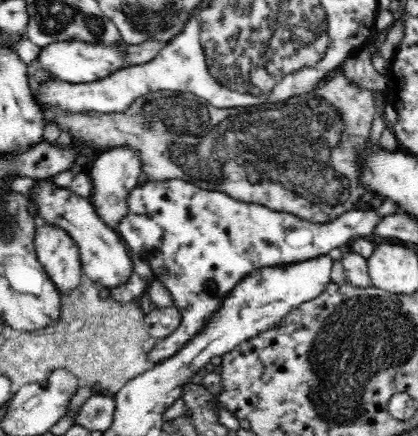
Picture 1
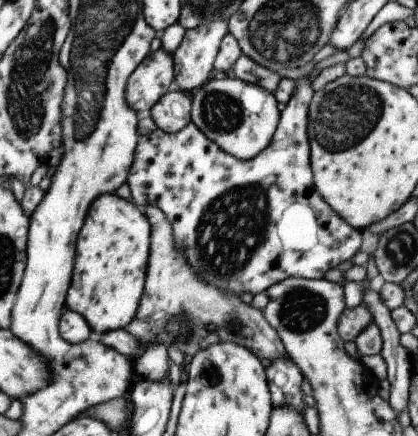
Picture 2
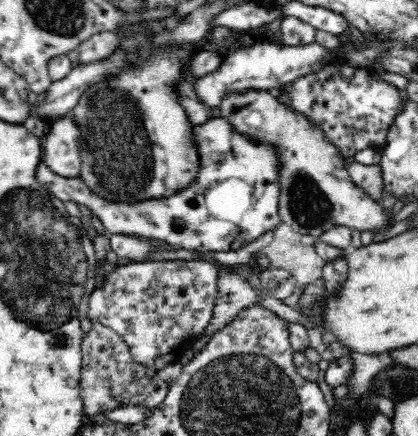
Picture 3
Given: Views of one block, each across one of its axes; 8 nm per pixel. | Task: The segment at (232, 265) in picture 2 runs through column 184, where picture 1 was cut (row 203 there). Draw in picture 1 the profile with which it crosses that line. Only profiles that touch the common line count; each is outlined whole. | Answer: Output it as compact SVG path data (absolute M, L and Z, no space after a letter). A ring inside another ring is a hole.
M174 178L148 179L139 183L134 190L128 192L126 205L128 212L120 218L115 230L131 254L136 253L148 261L153 278L162 282L173 296L174 307L182 314L180 326L167 338L157 341L154 350L148 354L147 359L155 365L158 365L162 358L169 359L175 356L188 342L192 342L204 330L206 324L210 324L212 318L218 314L224 298L254 270L310 260L328 254L333 248L346 249L353 239L369 238L374 226L380 222L376 211L365 207L353 208L326 223L314 223L289 212L272 210L254 202L246 203L224 192L207 191L192 183ZM206 280L216 282L214 292L204 290L202 286Z

